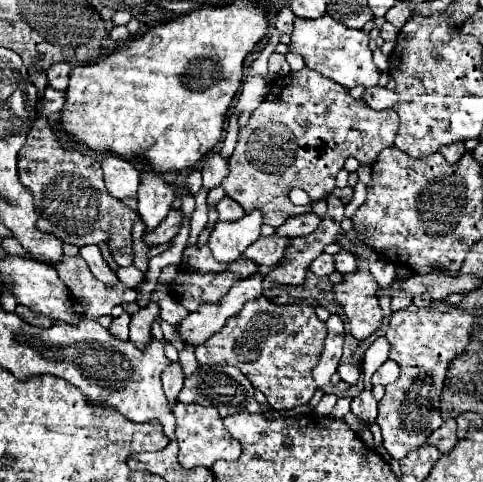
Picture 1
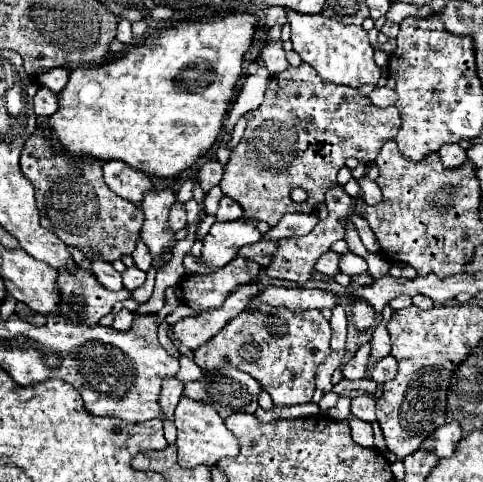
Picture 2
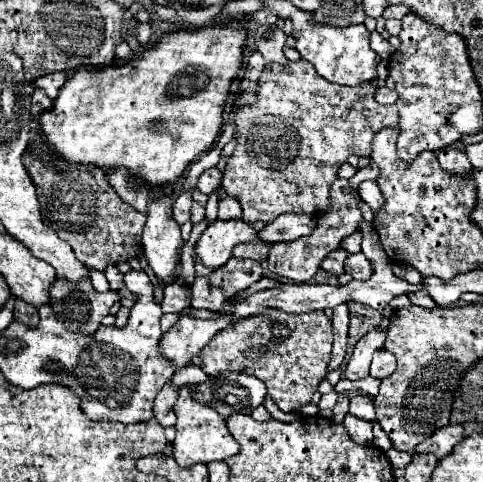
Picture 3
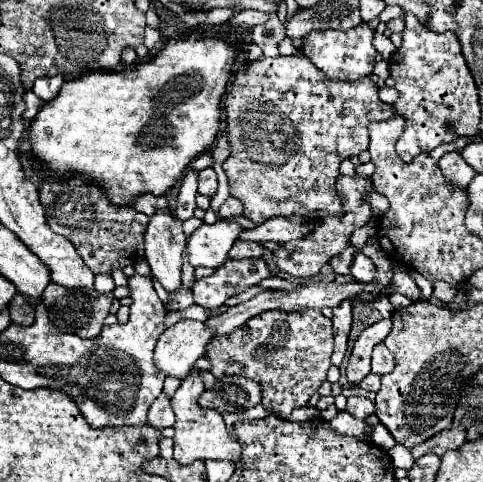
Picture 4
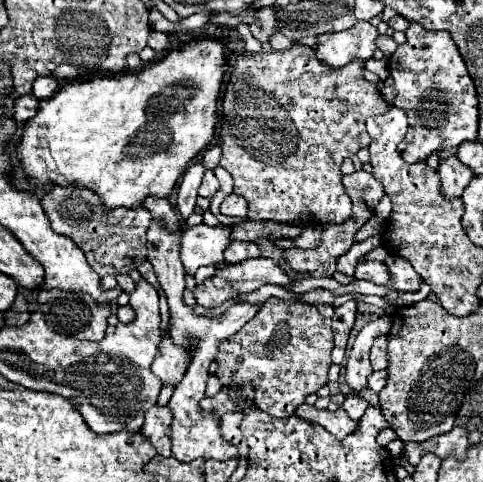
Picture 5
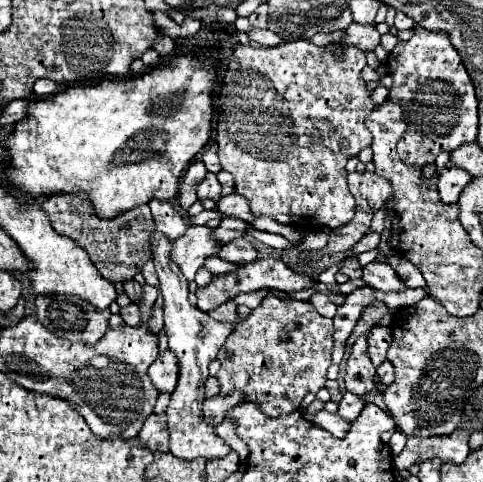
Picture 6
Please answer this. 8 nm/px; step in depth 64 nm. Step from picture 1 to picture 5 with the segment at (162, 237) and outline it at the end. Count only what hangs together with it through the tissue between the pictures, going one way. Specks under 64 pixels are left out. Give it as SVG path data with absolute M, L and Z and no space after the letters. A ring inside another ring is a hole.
M196 162L192 164L184 178L182 178L182 184L178 188L178 200L176 200L176 206L178 206L178 212L186 218L194 212L196 208L196 196L198 196L198 186L202 182L202 176L204 176L206 168L202 166L202 162Z

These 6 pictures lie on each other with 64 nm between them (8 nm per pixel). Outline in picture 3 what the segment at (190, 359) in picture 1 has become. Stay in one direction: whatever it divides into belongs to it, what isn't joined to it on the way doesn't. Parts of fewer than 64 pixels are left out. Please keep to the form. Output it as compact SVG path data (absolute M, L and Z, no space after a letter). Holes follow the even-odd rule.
M188 364L186 368L178 370L172 378L170 378L170 384L180 388L184 384L202 384L204 380L210 380L210 376L200 368L200 366L194 366L194 364Z

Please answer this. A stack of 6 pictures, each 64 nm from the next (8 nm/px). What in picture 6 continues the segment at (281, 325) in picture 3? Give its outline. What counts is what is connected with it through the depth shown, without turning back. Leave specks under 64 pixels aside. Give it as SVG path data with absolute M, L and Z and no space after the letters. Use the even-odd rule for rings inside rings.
M268 294L262 304L250 312L248 320L236 324L232 336L228 336L218 352L218 360L222 362L222 368L216 374L220 396L230 396L234 390L238 390L242 398L254 402L268 416L280 416L298 410L302 398L308 392L316 394L320 388L324 388L326 370L332 364L332 332L332 320L320 316L310 302L280 300L274 294Z

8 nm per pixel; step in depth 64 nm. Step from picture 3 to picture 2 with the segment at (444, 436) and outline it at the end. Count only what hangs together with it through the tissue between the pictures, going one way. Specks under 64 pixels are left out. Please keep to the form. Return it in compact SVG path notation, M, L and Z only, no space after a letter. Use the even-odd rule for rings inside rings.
M450 422L450 424L444 424L438 430L434 430L422 442L422 448L436 452L438 458L448 458L448 456L454 454L454 448L456 448L456 444L458 444L460 438L462 438L460 424L458 422Z

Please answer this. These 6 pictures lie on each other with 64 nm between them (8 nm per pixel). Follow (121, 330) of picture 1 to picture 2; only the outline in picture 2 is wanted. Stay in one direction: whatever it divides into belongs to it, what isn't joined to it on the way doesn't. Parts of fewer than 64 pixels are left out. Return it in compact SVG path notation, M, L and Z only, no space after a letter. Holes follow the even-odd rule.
M122 308L122 310L116 314L112 328L116 328L116 330L128 330L128 326L132 324L132 318L134 318L132 312L126 310L126 308Z

